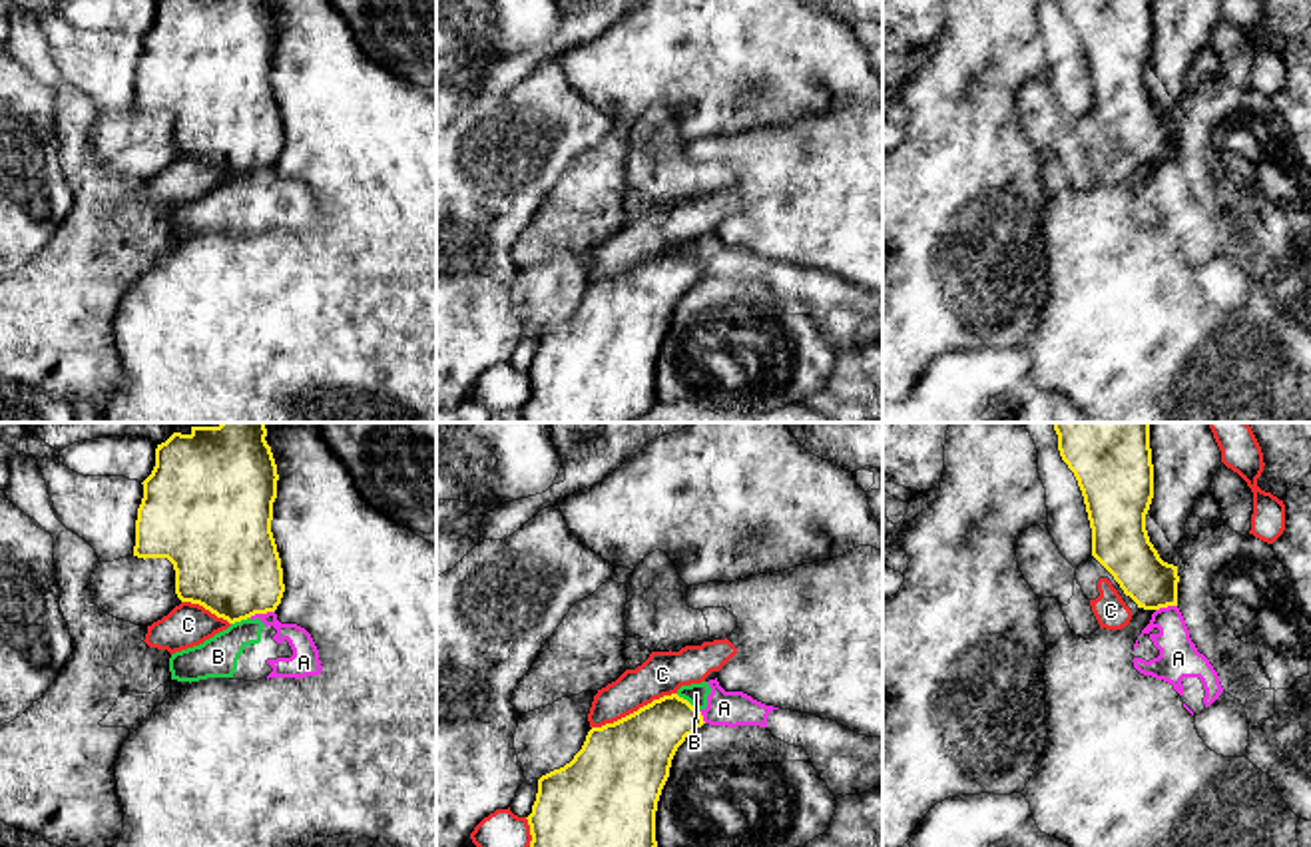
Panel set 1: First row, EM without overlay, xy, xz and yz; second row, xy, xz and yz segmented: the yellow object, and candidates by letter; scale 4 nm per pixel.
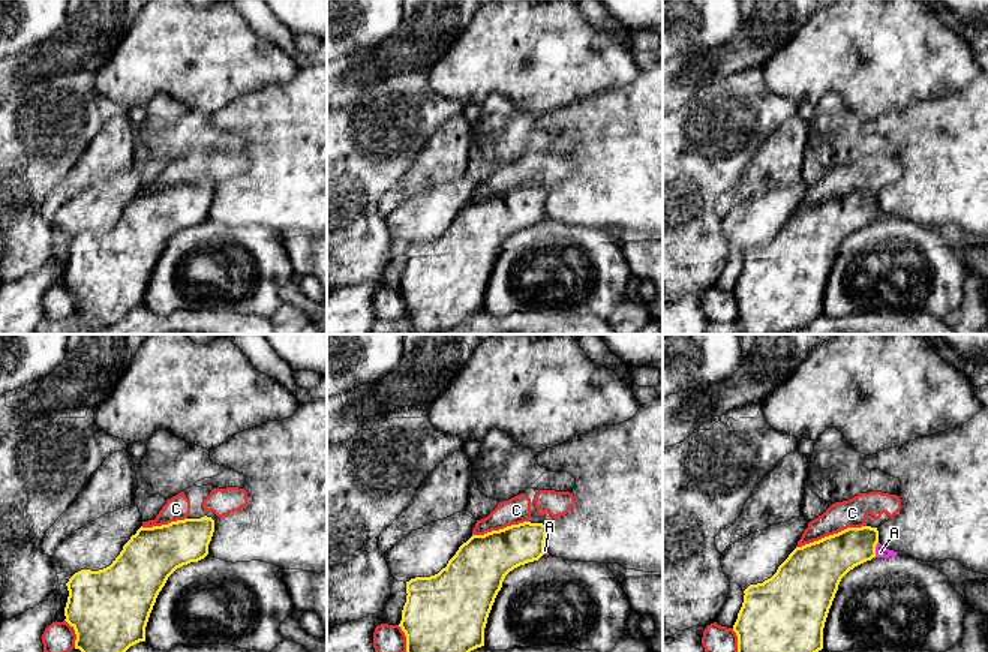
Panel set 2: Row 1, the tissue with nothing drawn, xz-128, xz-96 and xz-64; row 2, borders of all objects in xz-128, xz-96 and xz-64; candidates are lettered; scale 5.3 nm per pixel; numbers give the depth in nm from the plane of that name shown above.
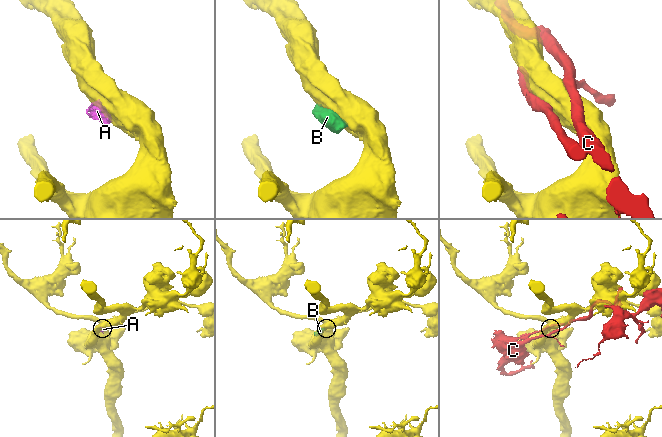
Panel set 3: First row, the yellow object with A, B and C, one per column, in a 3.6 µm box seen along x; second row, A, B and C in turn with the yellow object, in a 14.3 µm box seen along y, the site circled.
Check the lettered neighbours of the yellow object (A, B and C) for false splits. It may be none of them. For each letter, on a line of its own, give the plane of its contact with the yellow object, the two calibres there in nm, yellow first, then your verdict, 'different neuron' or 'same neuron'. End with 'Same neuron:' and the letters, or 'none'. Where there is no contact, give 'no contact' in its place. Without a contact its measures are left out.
A: xy | 400/110 nm | different neuron
B: xz | 260/90 nm | different neuron
C: xz | 360/180 nm | different neuron
Same neuron: none

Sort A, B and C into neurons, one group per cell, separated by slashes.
A B / C

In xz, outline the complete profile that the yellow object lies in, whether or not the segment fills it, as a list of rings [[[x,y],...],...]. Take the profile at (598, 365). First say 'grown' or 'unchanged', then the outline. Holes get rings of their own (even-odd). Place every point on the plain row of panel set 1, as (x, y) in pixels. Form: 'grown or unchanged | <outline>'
unchanged | [[[677,247],[663,249],[602,281],[592,281],[570,317],[538,333],[530,401],[522,423],[634,423],[654,403],[656,365],[677,301],[701,281],[703,269]]]

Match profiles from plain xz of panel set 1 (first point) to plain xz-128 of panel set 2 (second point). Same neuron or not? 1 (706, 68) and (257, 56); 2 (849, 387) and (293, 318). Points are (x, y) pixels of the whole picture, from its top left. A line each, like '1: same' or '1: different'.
1: same
2: same

